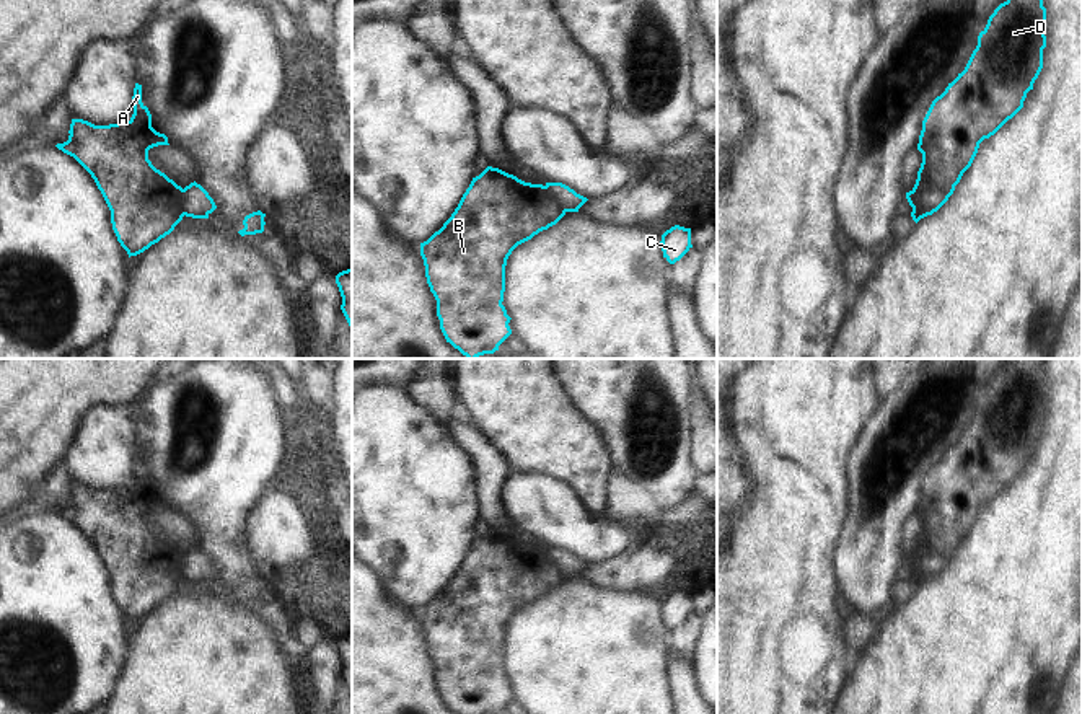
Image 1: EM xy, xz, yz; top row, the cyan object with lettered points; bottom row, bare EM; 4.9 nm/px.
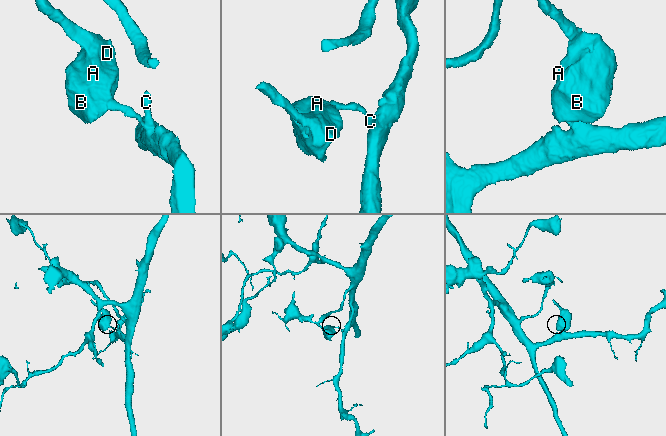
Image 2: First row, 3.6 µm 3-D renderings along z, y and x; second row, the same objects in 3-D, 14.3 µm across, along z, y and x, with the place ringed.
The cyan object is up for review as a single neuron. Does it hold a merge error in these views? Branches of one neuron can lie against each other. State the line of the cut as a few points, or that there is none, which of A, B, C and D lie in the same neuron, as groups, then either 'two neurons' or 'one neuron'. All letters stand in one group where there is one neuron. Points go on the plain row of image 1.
xz (543, 551), (566, 576) | A B D / C | two neurons

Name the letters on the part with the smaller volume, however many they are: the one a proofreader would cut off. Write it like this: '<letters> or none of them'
A, B, D

